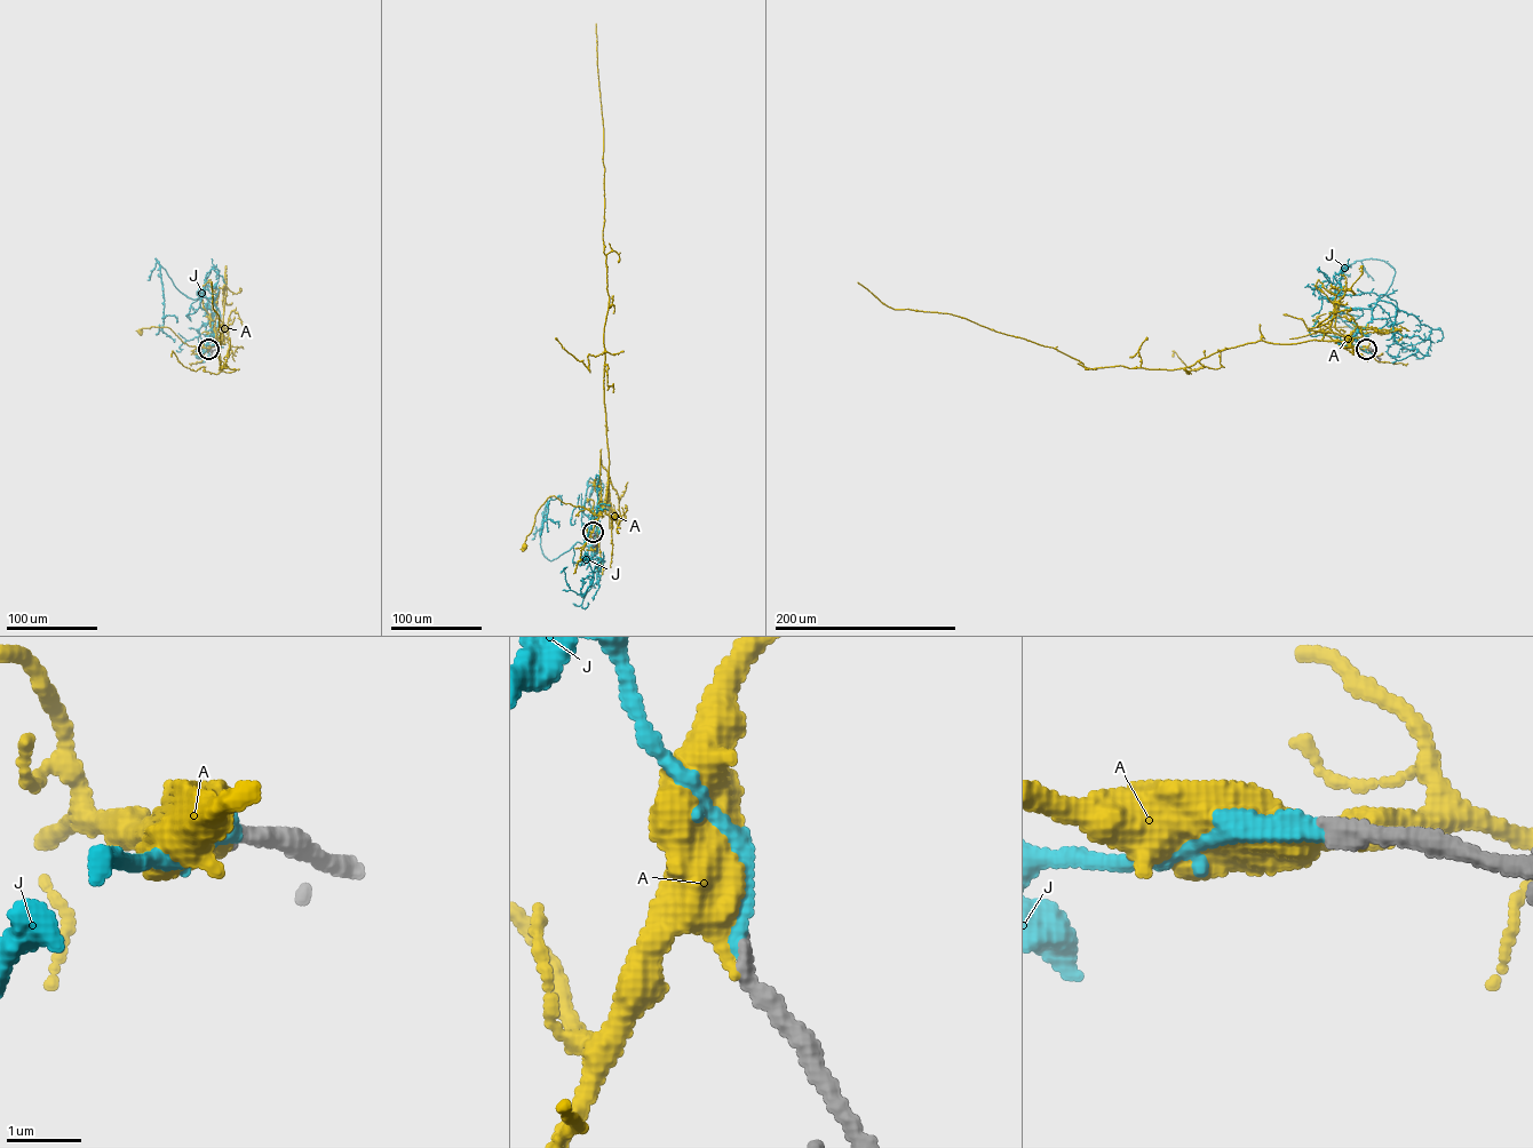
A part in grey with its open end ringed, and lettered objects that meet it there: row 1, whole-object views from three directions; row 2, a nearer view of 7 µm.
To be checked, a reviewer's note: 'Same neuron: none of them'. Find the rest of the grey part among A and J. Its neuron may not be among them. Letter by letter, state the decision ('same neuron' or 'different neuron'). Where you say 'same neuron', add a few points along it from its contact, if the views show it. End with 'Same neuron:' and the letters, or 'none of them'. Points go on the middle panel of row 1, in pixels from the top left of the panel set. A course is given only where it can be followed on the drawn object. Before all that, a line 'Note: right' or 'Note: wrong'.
Note: wrong
A: different neuron
J: same neuron; it runs (593, 532), (593, 519), (592, 544), (577, 542), (549, 560), (540, 532), (547, 503), (546, 519), (558, 527)
Same neuron: J

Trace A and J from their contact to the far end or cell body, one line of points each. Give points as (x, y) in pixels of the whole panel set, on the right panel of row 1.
A: (1366, 349), (1341, 347), (1329, 327), (1381, 332)
J: (1366, 349), (1353, 336), (1395, 273), (1379, 260), (1348, 265), (1337, 288), (1340, 318), (1361, 340)

